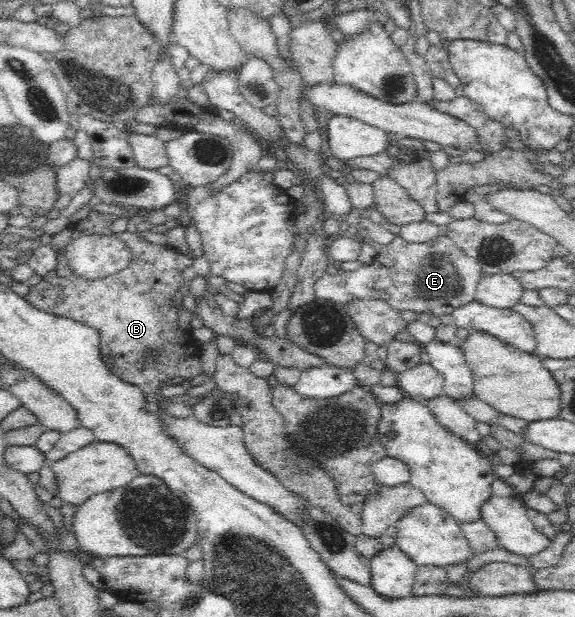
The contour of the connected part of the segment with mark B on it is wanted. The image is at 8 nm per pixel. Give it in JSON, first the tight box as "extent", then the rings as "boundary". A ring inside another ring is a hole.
{"extent":[24,226,204,402],"boundary":[[[69,226],[53,235],[51,247],[55,249],[58,256],[57,265],[53,271],[42,277],[38,285],[30,287],[24,299],[38,310],[83,323],[94,329],[99,334],[99,351],[108,369],[120,380],[138,386],[144,395],[154,395],[159,402],[169,400],[170,397],[164,397],[161,391],[175,377],[185,380],[204,374],[202,363],[199,360],[201,345],[192,339],[191,330],[182,329],[182,325],[179,324],[180,318],[178,318],[181,307],[174,301],[176,292],[186,285],[182,273],[187,267],[193,266],[194,258],[178,252],[168,244],[153,244],[140,239],[134,232],[126,231],[121,234],[124,243],[130,247],[147,245],[146,252],[135,256],[134,265],[130,265],[122,273],[116,273],[105,279],[88,280],[72,272],[65,256],[65,247],[73,240],[72,234]]]}

